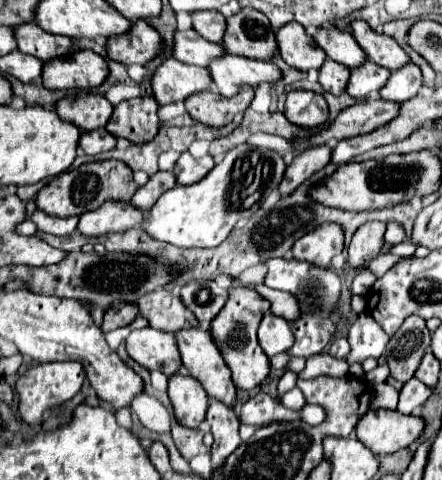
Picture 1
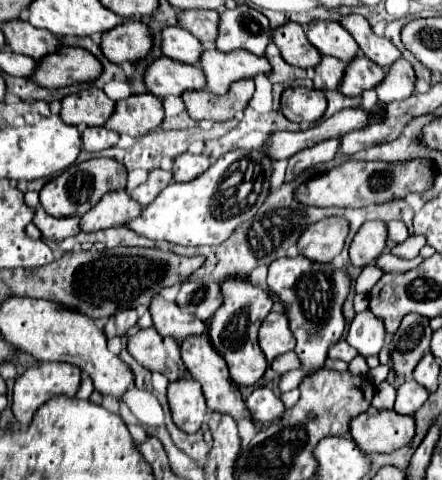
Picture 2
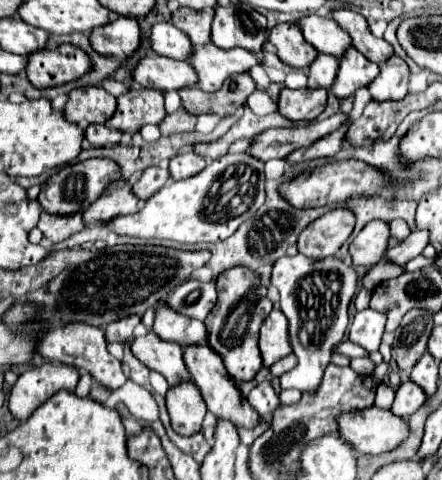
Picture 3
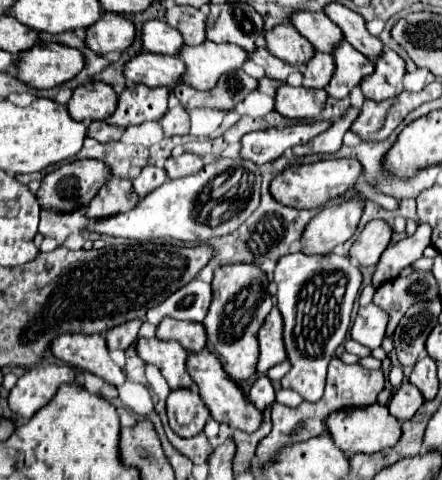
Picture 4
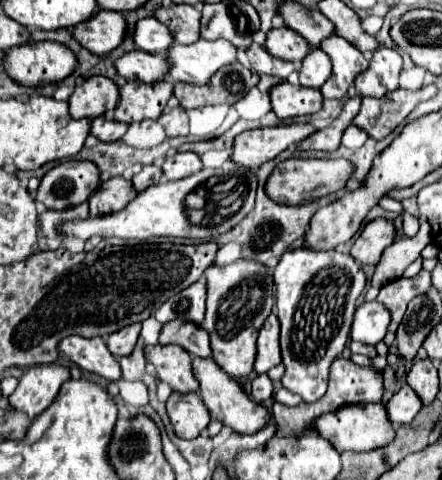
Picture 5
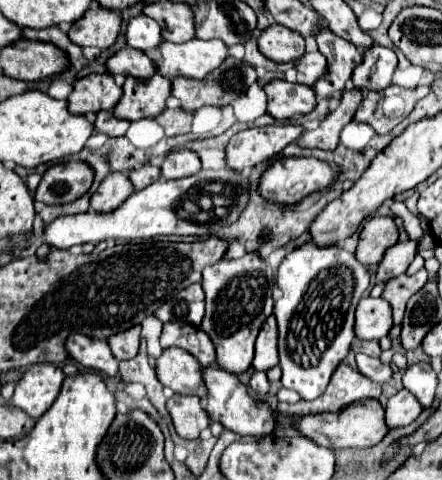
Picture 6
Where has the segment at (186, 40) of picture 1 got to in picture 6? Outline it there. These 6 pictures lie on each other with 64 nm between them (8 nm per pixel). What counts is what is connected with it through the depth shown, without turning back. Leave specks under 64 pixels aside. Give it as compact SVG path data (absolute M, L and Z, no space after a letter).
M140 14L130 20L126 30L126 42L136 50L144 50L144 52L156 50L164 42L162 28L160 24L156 24L156 20Z

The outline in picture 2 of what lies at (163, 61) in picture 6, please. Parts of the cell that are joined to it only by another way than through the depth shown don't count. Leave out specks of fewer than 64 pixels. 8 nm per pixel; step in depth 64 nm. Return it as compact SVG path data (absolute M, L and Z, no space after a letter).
M210 48L204 52L200 66L206 74L206 88L214 94L228 94L230 86L238 80L252 80L256 74L268 76L272 66L266 58L252 56L250 52L220 52Z

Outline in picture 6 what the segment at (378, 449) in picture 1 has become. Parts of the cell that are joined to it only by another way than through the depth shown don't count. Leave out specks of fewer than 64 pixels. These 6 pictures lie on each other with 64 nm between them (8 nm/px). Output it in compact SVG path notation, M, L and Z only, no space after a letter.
M364 400L354 402L340 412L326 412L326 414L312 414L306 418L296 420L296 426L302 430L304 436L320 442L326 448L342 450L342 448L372 448L386 438L390 428L384 420L384 408L378 400Z

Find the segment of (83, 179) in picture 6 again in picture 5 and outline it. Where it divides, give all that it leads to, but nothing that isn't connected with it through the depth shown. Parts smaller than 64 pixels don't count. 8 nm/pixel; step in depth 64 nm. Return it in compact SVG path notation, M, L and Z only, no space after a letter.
M68 160L54 166L40 182L36 200L48 210L66 210L86 202L100 186L100 170L86 160Z

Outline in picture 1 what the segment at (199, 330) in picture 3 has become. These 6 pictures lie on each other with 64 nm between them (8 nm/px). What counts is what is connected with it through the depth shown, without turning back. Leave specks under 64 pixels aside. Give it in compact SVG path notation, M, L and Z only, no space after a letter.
M150 292L138 300L140 316L148 320L152 328L164 330L164 332L176 332L182 328L198 326L196 316L192 316L192 310L182 302L180 296L172 296L170 292Z

